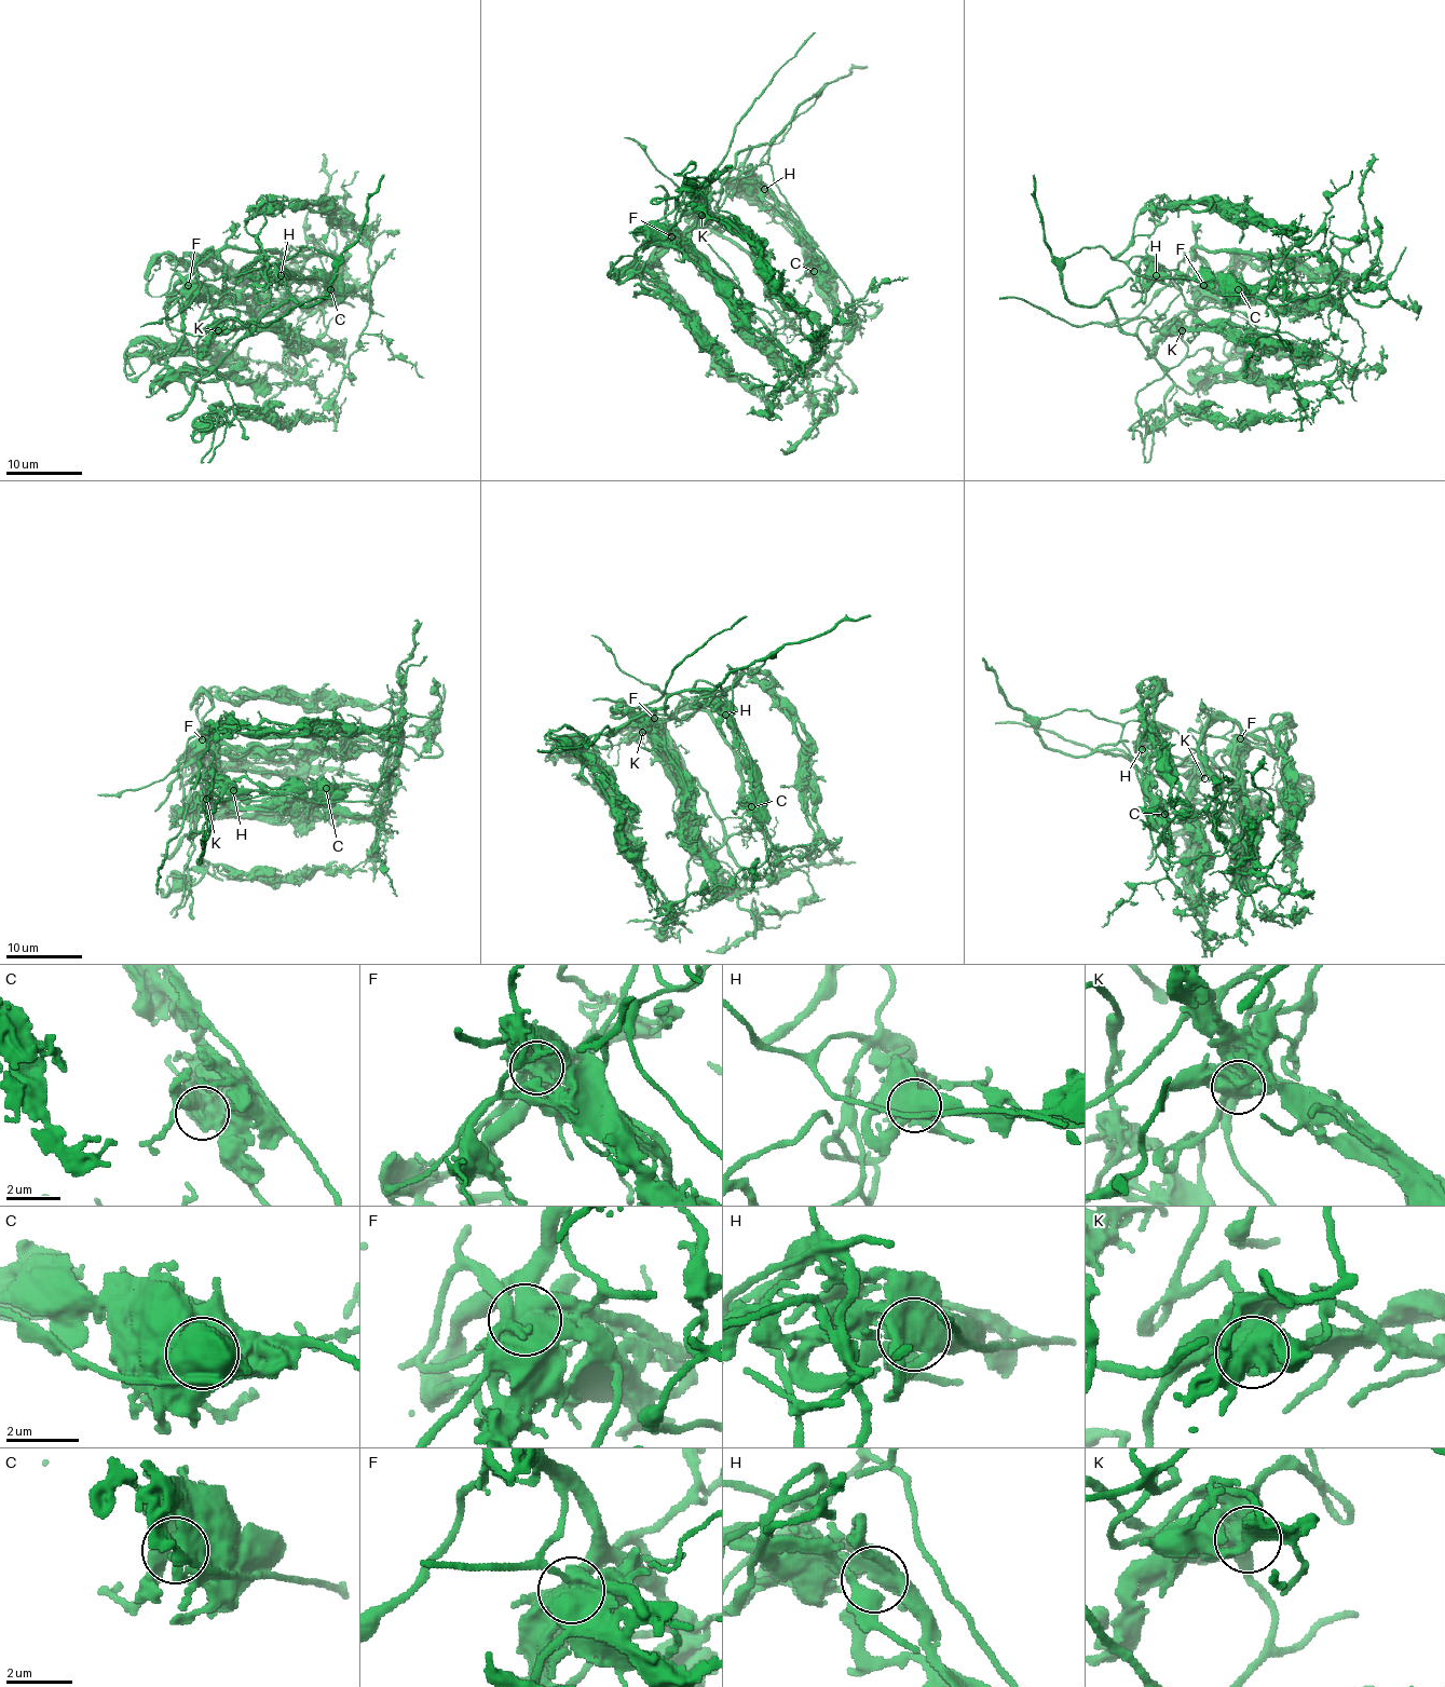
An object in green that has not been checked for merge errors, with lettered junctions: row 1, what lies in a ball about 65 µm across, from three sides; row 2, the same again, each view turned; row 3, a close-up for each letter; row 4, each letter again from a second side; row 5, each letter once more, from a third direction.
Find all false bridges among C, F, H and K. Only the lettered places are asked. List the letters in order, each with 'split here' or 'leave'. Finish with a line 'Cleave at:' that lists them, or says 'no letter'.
C: leave
F: split here
H: leave
K: leave
Cleave at: F

